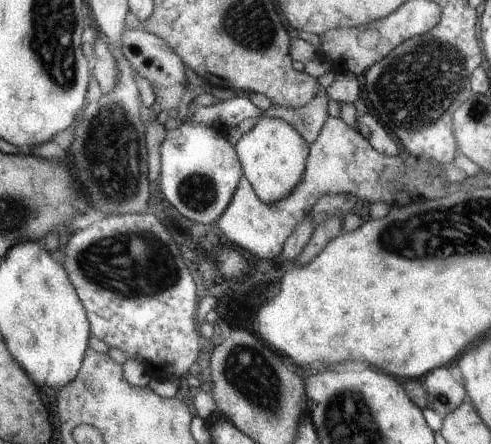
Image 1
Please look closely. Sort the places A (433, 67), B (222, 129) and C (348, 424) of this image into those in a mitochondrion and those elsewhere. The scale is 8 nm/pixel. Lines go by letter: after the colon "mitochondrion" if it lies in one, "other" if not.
A: mitochondrion
B: other
C: mitochondrion

